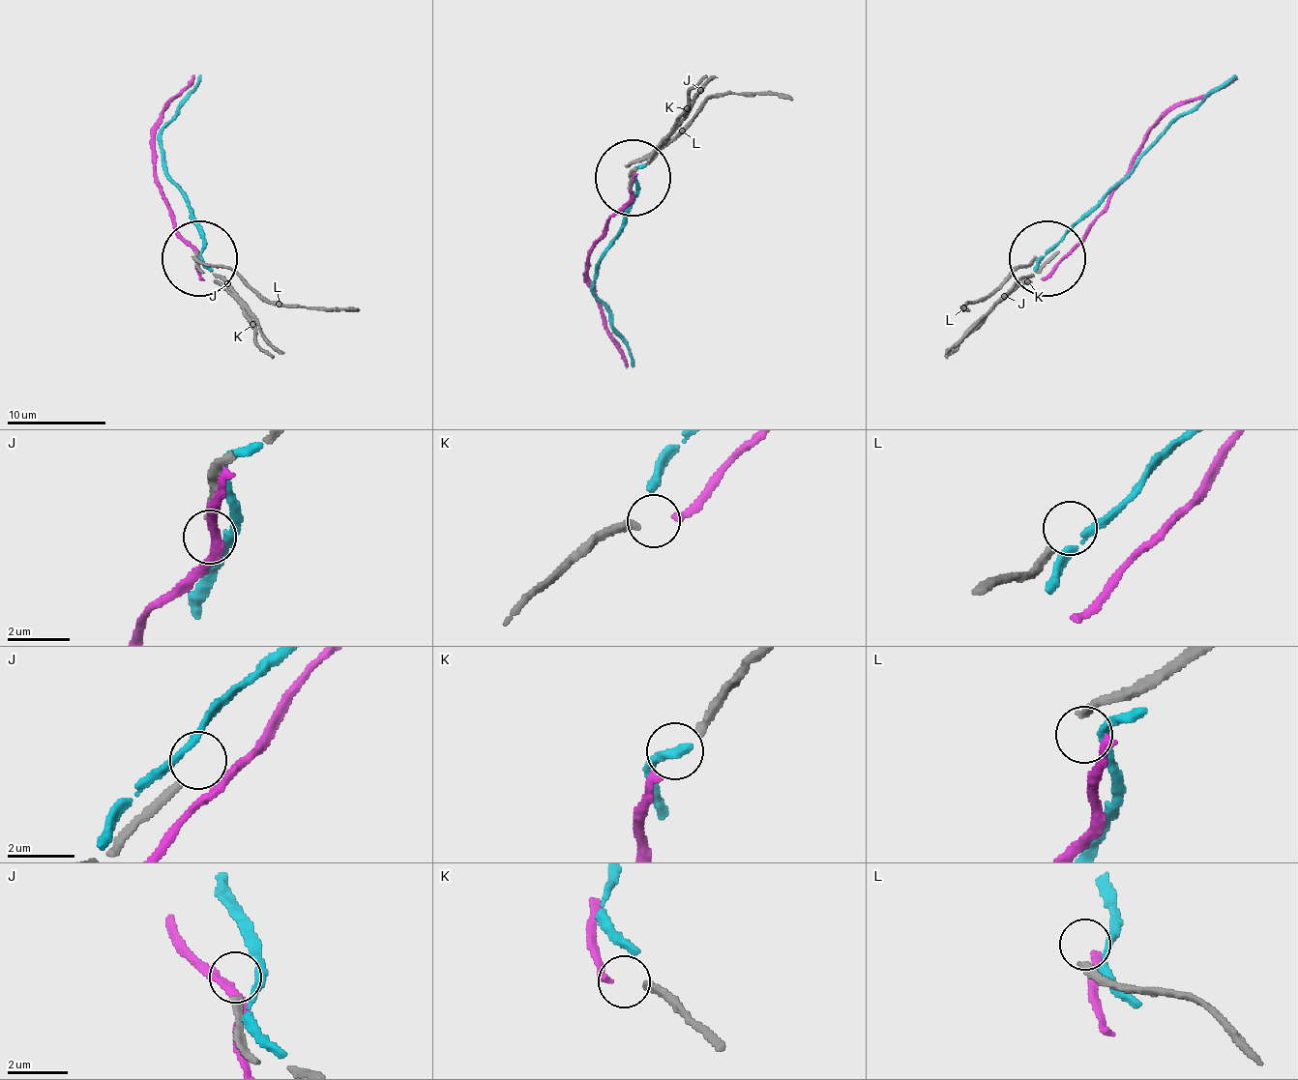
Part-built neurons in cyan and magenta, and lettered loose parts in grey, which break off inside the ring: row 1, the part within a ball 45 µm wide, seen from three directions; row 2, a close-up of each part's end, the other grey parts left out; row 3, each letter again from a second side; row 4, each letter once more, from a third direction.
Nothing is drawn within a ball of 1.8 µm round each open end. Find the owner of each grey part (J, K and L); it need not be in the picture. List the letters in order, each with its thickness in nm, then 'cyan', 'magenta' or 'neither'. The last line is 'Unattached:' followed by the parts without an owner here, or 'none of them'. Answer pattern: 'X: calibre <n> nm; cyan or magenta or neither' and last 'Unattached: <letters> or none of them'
J: calibre 240 nm; neither
K: calibre 240 nm; magenta
L: calibre 280 nm; neither
Unattached: J, L

